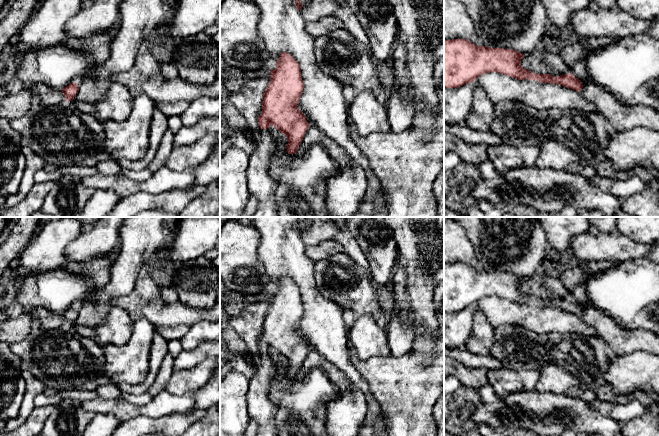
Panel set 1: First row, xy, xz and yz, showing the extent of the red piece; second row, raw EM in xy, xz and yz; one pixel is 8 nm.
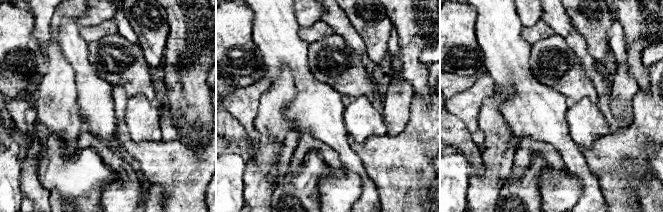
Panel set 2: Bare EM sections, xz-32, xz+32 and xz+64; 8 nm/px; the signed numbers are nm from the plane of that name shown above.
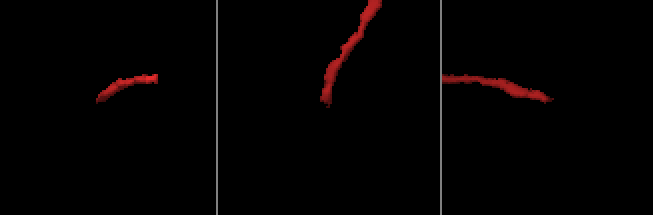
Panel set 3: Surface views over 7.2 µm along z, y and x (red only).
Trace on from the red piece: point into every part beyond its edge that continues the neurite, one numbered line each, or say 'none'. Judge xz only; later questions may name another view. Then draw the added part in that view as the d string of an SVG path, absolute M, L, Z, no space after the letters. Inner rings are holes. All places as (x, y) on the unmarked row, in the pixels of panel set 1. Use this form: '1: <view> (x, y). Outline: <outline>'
1: xz (260, 408). Outline: M261 353L254 374L249 379L247 410L250 419L258 424L255 436L278 436L278 408L269 399L271 382L278 375L278 370L276 359L270 353Z

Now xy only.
1: xy (49, 320). Outline: M42 307L36 308L33 314L40 321L44 330L56 329L66 325L65 319L61 314L50 312Z

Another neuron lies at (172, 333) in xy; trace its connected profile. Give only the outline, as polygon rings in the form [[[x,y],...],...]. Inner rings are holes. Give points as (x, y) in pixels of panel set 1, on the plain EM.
[[[179,325],[176,327],[158,327],[156,332],[162,335],[168,342],[173,340],[180,340],[189,330],[188,325]]]

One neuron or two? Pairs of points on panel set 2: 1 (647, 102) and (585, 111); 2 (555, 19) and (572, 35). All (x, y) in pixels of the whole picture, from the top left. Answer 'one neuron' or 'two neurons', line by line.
1: two neurons
2: one neuron

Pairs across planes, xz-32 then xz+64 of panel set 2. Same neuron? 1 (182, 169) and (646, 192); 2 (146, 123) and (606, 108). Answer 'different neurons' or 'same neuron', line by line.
1: different neurons
2: different neurons

